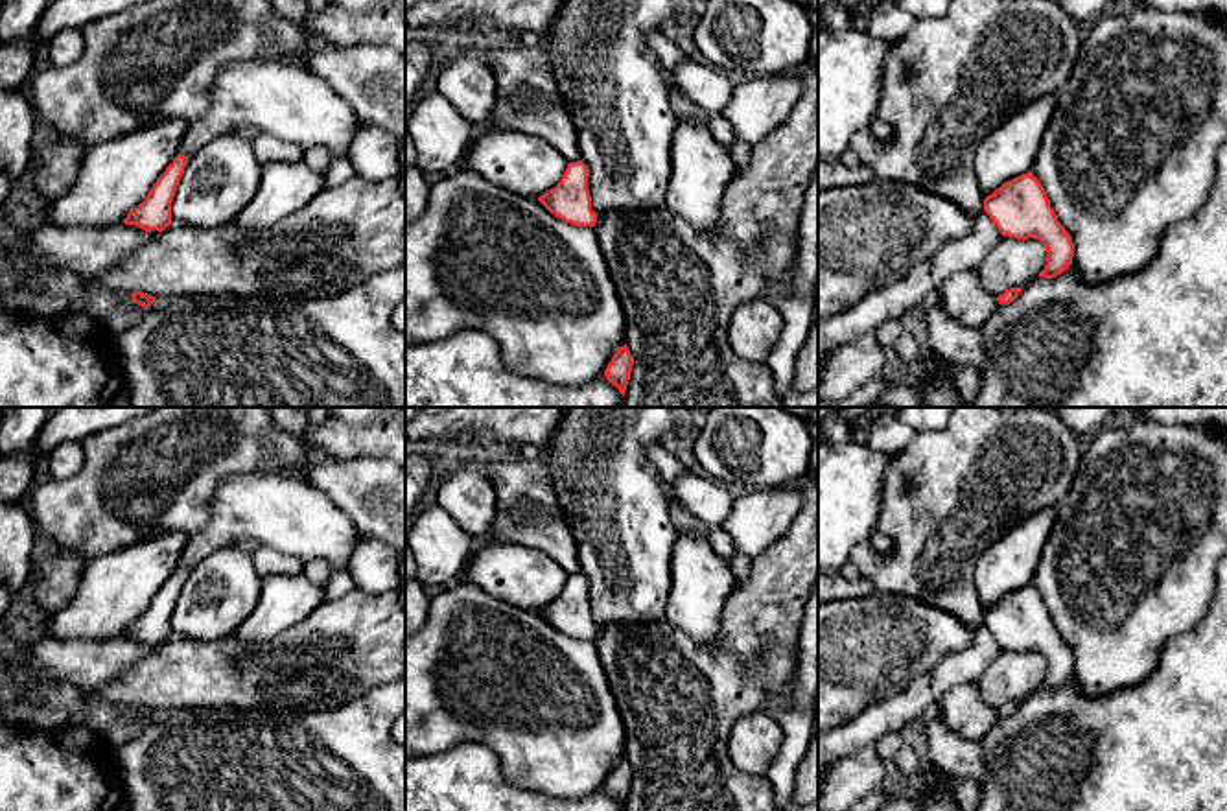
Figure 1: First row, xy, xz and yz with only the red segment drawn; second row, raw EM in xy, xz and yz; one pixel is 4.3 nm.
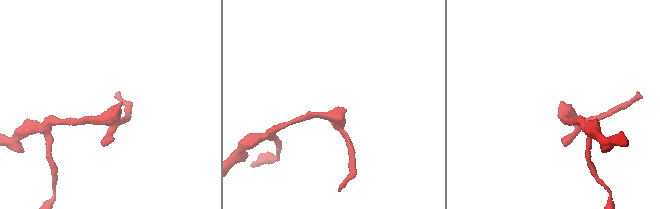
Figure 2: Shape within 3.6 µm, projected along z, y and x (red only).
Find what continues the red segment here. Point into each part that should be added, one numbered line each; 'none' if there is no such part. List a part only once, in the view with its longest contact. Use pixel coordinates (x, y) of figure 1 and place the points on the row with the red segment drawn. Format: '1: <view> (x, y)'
1: xy (290, 102)

